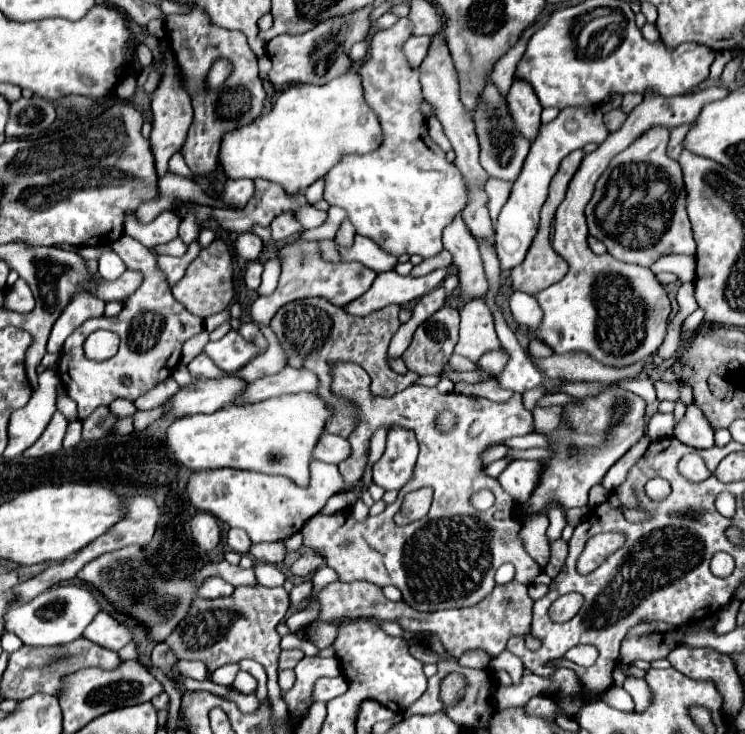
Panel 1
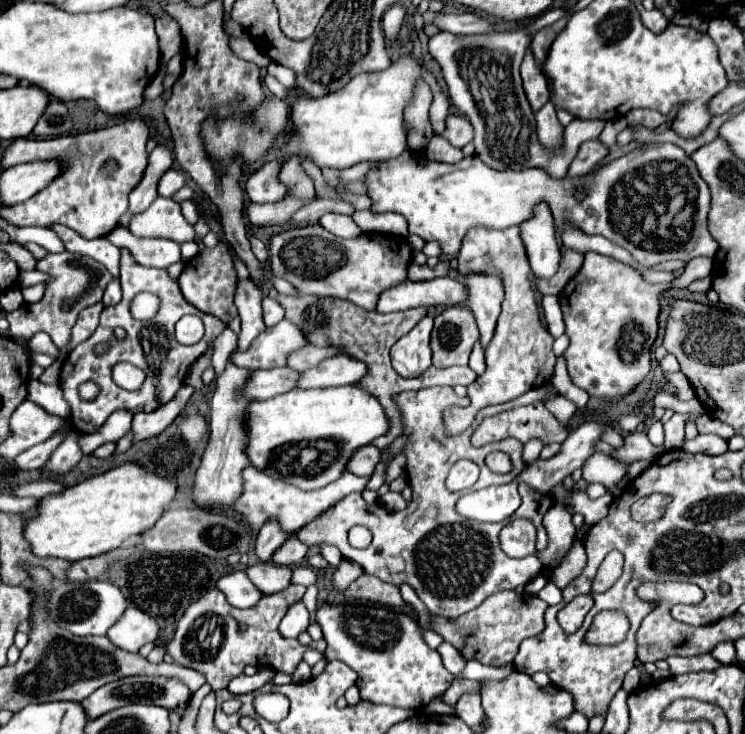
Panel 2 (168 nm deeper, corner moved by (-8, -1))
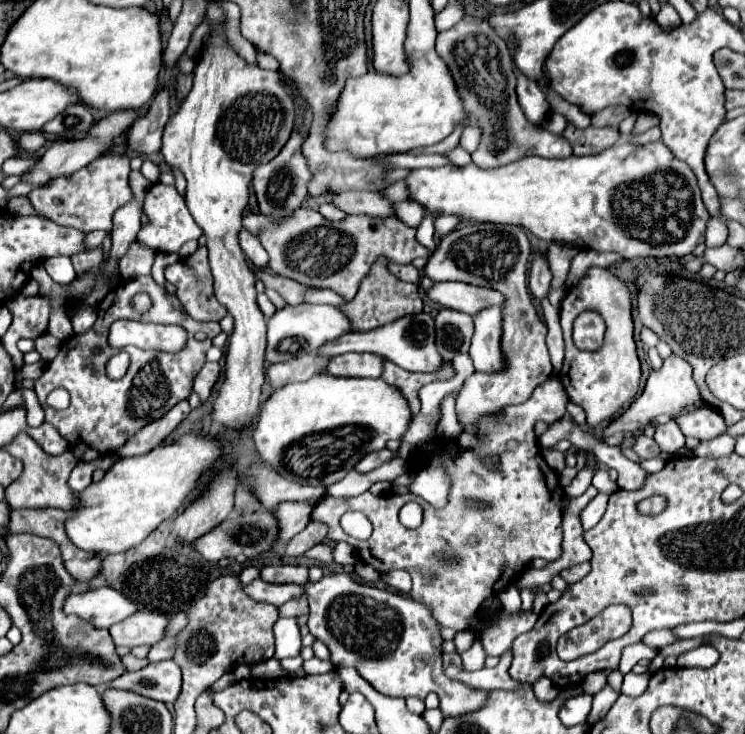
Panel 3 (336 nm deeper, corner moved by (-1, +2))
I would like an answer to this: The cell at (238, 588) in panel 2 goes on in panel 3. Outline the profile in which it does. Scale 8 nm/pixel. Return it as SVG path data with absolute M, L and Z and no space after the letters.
M347 573L327 575L321 581L309 581L303 587L257 579L251 585L245 585L243 591L247 591L251 599L267 601L273 605L283 605L289 599L307 595L309 633L329 647L331 663L335 667L355 667L359 675L383 695L425 699L429 691L435 691L439 695L444 718L477 711L487 703L489 691L473 689L461 681L449 679L443 673L443 637L439 633L439 623L435 621L431 607L415 601L409 595L353 581Z

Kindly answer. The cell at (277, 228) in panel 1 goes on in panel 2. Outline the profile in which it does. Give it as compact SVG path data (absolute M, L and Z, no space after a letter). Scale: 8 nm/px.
M314 200L310 204L304 204L300 210L296 210L288 224L292 224L292 226L316 224L328 212L340 212L340 214L350 216L354 212L354 208L342 200Z

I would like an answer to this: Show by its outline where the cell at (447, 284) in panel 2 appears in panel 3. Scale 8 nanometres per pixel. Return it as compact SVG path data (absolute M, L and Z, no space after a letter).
M447 281L447 283L435 283L429 291L427 291L429 299L447 307L447 309L455 309L467 315L477 315L479 311L497 305L503 307L505 297L503 293L495 291L495 289L483 289L477 285L469 285L469 283L457 283L457 281Z

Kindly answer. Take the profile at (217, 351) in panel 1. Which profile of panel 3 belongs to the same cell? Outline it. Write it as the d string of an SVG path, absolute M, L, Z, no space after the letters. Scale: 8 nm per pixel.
M301 303L295 307L287 305L287 307L275 311L275 315L267 323L267 355L265 355L265 359L269 363L281 363L281 361L295 359L303 353L315 355L321 345L335 341L341 335L351 333L351 331L353 329L351 329L349 317L333 305L311 305L311 303Z

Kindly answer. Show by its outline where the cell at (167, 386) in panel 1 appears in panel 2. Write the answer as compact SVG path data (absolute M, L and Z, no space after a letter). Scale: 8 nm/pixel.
M184 384L184 386L180 386L178 394L170 402L166 402L164 406L160 406L158 410L136 414L134 420L132 420L134 440L138 442L138 440L144 440L144 438L160 434L180 414L180 410L184 408L184 404L188 402L188 398L192 394L194 394L194 388L190 384Z

